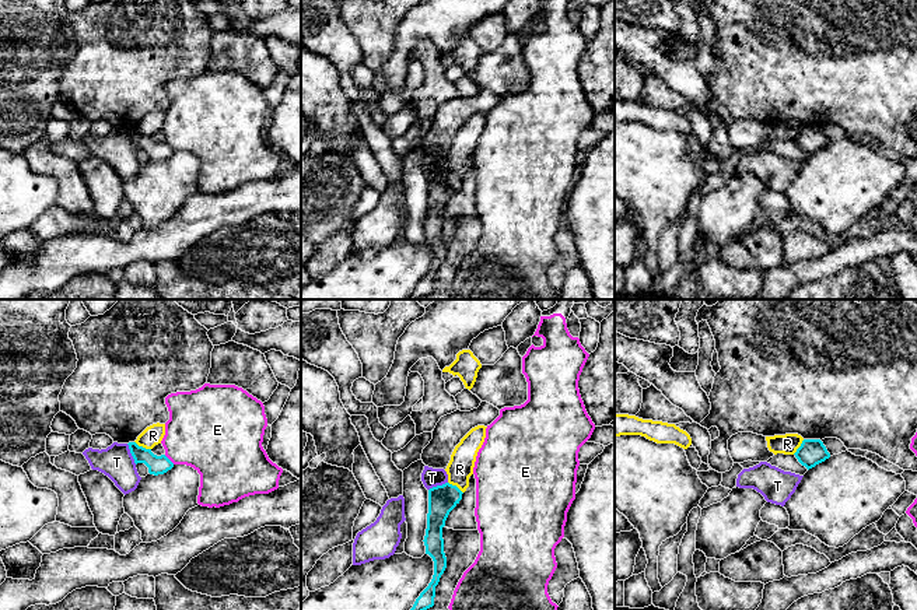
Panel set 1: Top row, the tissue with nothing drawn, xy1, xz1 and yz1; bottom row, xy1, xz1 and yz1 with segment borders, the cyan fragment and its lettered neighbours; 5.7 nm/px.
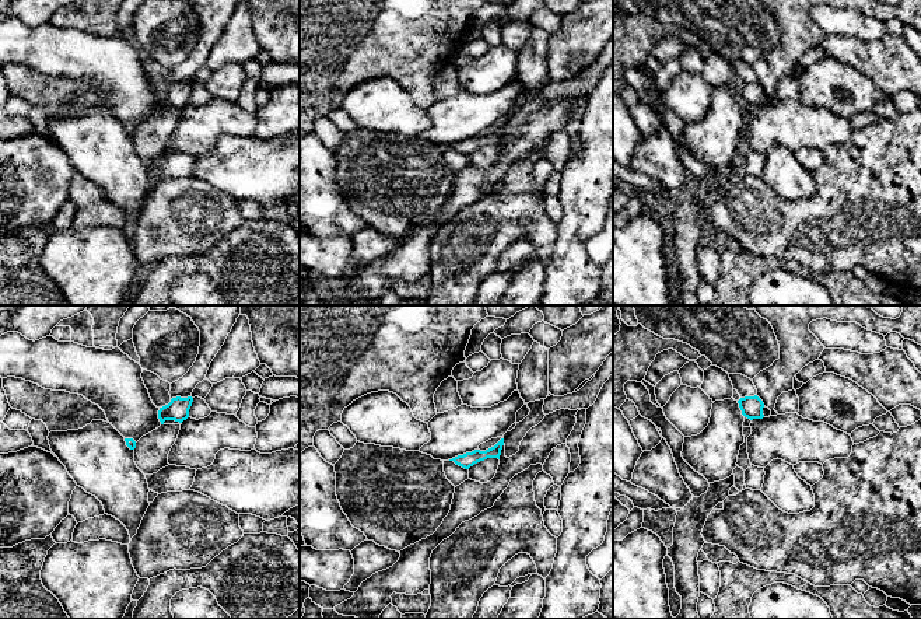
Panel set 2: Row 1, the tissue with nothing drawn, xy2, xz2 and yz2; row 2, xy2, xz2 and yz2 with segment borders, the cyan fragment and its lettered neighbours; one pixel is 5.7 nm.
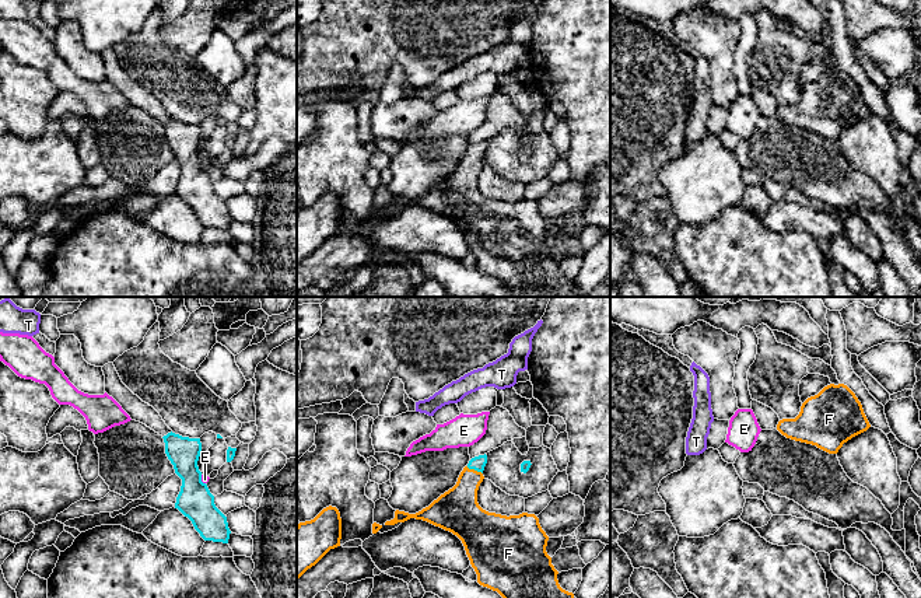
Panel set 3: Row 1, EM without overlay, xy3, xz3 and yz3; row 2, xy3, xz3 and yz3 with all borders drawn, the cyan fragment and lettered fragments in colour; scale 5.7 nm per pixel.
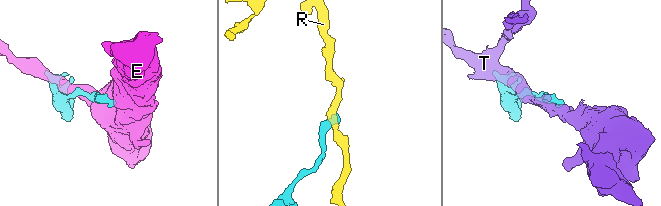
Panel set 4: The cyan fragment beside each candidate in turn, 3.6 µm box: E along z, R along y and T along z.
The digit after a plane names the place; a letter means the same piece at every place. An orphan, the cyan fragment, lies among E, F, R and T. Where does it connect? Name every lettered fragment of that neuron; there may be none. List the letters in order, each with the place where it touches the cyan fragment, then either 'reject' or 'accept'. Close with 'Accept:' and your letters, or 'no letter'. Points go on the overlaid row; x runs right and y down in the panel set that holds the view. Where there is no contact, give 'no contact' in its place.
E: contact xy1 (168, 459); reject
F: contact xz3 (475, 469); accept
R: contact xy1 (142, 447); reject
T: contact xy1 (130, 452); reject
Accept: F

